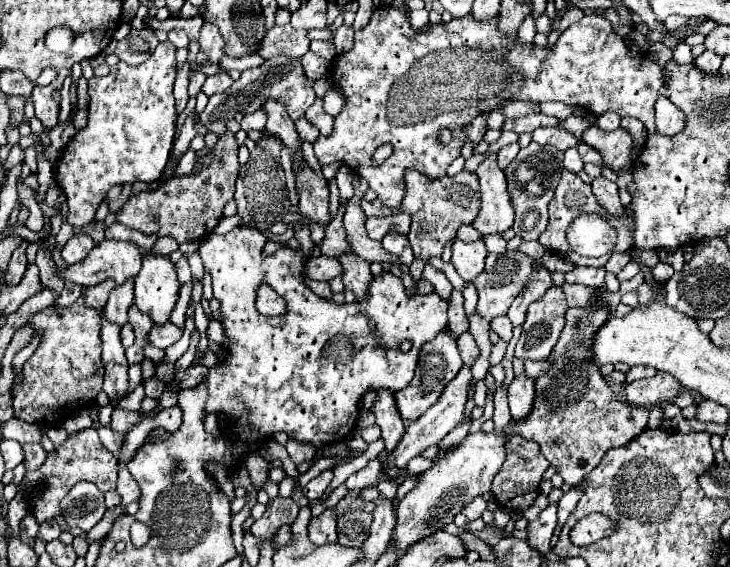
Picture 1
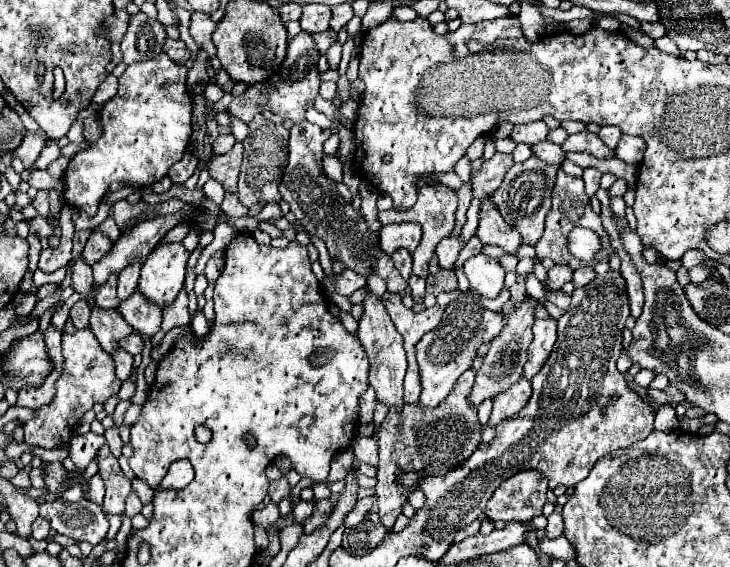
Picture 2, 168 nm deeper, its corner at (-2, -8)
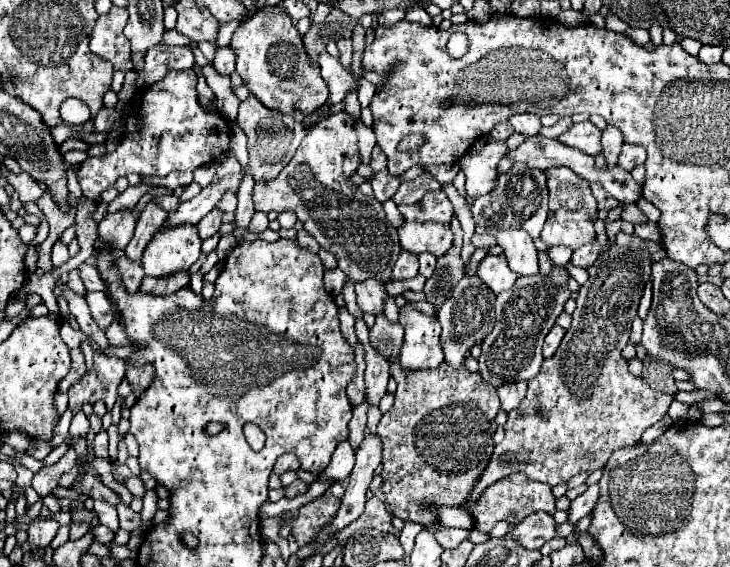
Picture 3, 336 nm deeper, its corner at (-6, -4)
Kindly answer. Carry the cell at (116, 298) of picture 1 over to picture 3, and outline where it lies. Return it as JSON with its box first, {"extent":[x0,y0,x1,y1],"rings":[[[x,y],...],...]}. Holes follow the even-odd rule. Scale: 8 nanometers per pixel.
{"extent":[124,201,168,261],"rings":[[[150,201],[150,203],[144,207],[144,211],[142,211],[142,215],[140,215],[140,221],[138,221],[138,225],[136,225],[134,237],[132,237],[132,241],[128,243],[128,247],[124,249],[128,259],[132,259],[132,261],[140,261],[140,259],[142,259],[142,253],[144,253],[150,237],[164,225],[166,217],[168,217],[168,213],[166,213],[160,205],[156,205],[154,201]]]}

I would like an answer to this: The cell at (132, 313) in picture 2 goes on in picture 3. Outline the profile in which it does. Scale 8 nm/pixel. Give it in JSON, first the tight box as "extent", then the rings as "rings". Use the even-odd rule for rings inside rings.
{"extent":[140,271,190,295],"rings":[[[178,271],[166,277],[144,277],[140,291],[150,293],[150,295],[170,295],[190,283],[190,271]]]}

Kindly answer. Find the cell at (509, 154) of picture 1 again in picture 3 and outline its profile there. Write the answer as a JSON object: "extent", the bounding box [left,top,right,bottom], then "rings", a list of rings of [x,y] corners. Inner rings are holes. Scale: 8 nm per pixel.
{"extent":[458,141,507,205],"rings":[[[504,141],[486,143],[478,153],[466,153],[458,165],[466,173],[466,201],[472,205],[478,197],[490,193],[496,181],[496,165],[502,159],[502,153],[507,151]]]}

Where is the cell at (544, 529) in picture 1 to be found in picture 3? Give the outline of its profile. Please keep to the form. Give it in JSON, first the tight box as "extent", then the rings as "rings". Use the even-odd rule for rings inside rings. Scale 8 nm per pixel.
{"extent":[568,483,600,523],"rings":[[[596,483],[596,485],[590,485],[588,491],[584,491],[580,497],[576,497],[570,505],[570,519],[568,521],[578,523],[582,517],[586,517],[594,509],[598,495],[600,495],[600,485]]]}

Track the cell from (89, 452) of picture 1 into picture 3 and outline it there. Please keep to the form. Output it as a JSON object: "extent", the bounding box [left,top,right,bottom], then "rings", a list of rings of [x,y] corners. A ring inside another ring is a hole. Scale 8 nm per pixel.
{"extent":[126,477,146,499],"rings":[[[130,477],[130,479],[126,481],[126,487],[128,487],[128,491],[130,491],[134,497],[138,497],[138,499],[142,499],[144,493],[146,493],[144,481],[142,481],[140,477]]]}

